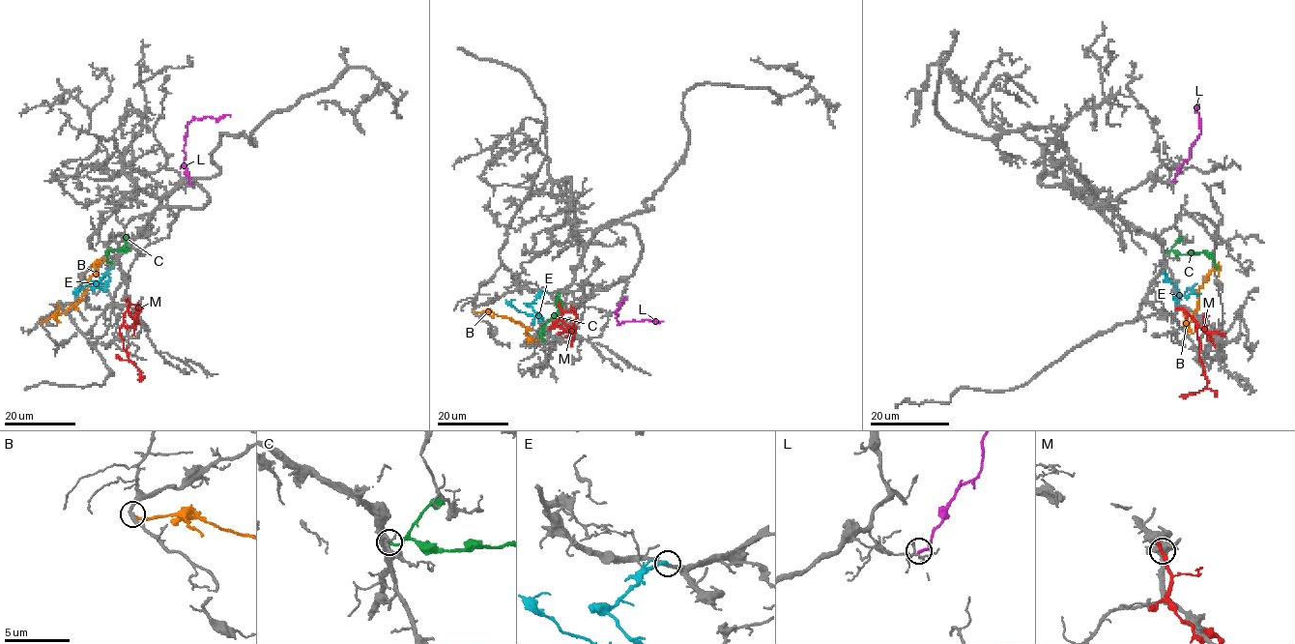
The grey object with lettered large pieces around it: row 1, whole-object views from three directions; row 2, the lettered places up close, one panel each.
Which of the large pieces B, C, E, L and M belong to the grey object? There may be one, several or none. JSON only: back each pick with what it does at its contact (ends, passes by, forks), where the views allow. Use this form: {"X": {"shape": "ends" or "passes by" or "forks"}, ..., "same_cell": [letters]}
{"E": {"shape": "ends"}, "same_cell": ["E"]}

